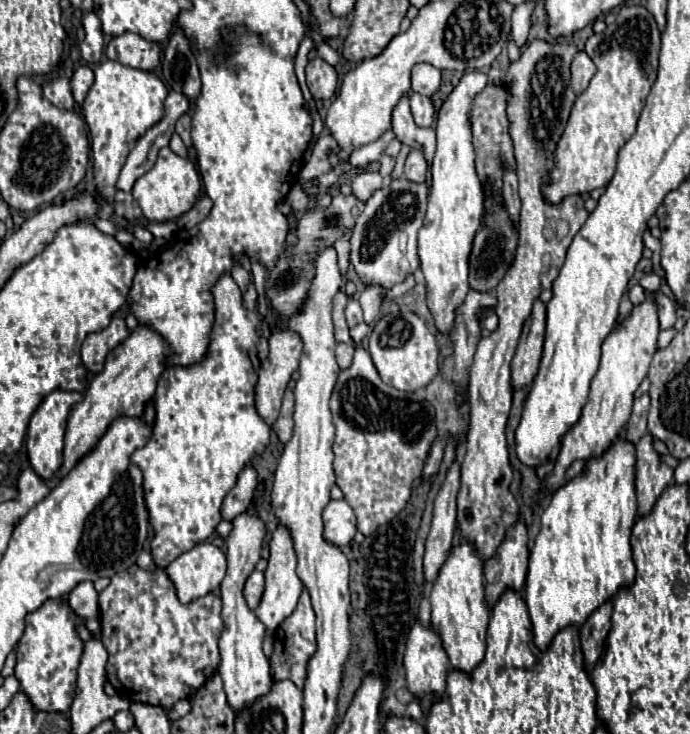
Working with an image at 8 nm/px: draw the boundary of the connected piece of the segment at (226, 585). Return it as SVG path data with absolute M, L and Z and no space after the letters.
M249 511L237 515L233 519L233 529L227 537L227 575L221 581L221 599L223 599L223 621L225 629L219 639L219 651L221 651L221 663L219 663L219 675L225 685L229 707L237 713L237 709L245 709L249 701L257 701L261 693L269 693L269 685L273 685L269 661L261 651L263 637L265 637L265 625L255 617L255 613L247 607L243 599L243 585L247 577L255 571L257 561L261 559L261 547L263 539L267 535L265 521L259 515L251 515Z

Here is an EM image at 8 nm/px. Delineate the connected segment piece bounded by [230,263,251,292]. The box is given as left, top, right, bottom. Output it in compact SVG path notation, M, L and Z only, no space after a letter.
M239 263L232 267L230 273L234 281L239 285L238 287L241 289L241 292L245 292L247 289L246 285L251 280L251 275Z

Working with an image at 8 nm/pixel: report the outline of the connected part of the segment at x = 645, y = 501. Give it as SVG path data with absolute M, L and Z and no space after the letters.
M647 433L635 445L635 493L637 517L645 517L653 509L657 497L673 483L673 469L667 467L653 451L653 437Z

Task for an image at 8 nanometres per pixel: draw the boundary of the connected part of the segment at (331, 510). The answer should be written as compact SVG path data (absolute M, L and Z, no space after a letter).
M345 499L341 501L331 501L325 511L323 511L323 523L325 523L325 531L323 537L337 545L349 545L357 533L355 527L355 517L353 517L353 509L349 507L349 503Z

